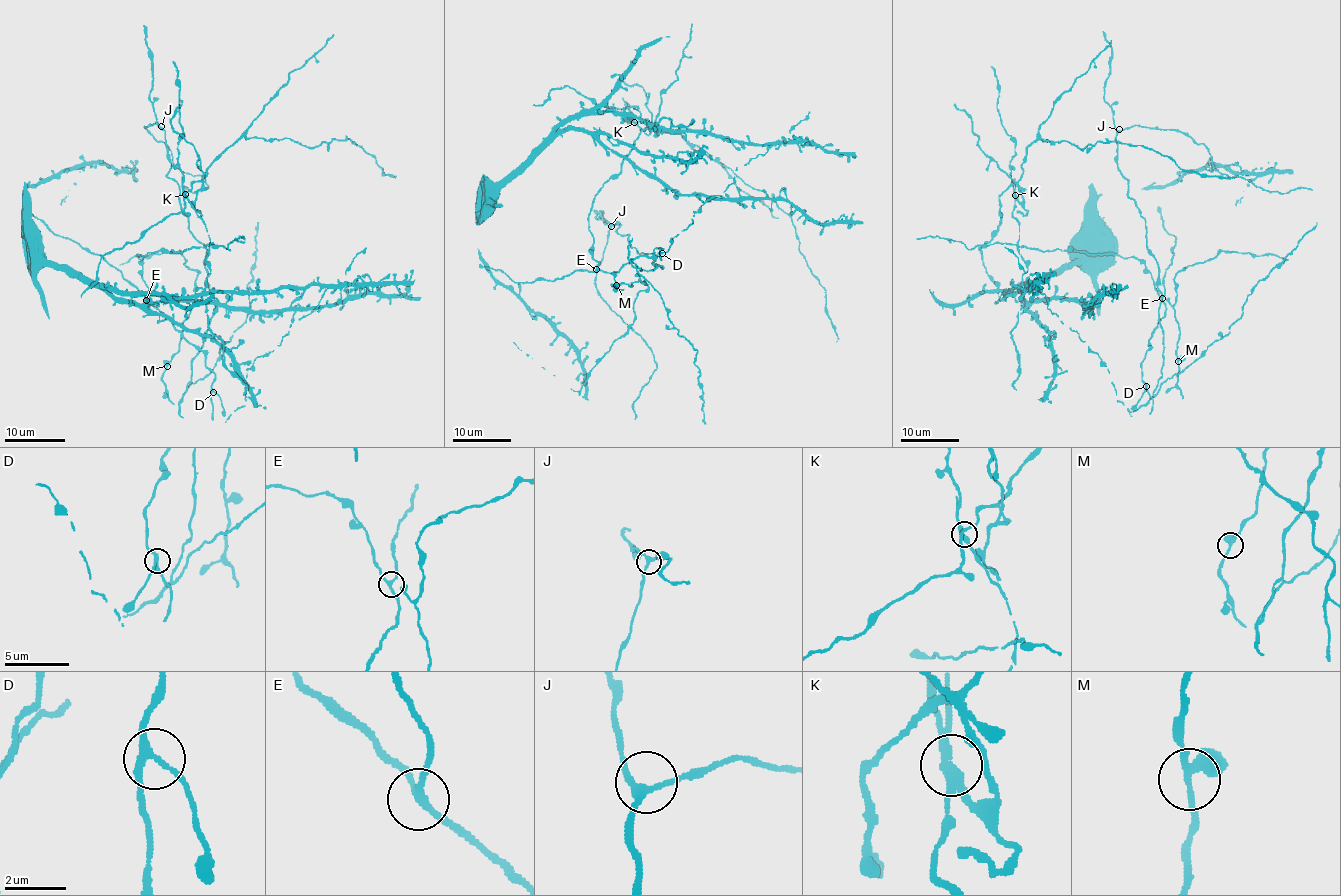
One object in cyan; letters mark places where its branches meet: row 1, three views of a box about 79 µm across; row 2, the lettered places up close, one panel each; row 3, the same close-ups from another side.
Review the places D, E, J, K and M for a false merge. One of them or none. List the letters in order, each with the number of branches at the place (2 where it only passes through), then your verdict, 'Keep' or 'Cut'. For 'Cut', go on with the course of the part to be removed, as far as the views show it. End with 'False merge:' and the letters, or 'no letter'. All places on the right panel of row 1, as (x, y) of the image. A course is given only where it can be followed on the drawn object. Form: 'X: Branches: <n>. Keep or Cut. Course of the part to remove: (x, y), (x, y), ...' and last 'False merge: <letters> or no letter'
D: Branches: 3. Keep
E: Branches: 3. Keep
J: Branches: 3. Keep
K: Branches: 3. Cut. Course of the part to remove: (1016, 195), (1020, 202), (1023, 201), (1016, 183), (978, 145), (972, 119), (953, 105)
M: Branches: 3. Keep
False merge: K

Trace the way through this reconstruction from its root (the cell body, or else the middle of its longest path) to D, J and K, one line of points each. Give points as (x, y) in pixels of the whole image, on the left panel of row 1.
D: (143, 258), (141, 275), (147, 288), (147, 300), (204, 354), (204, 365), (215, 375), (213, 392)
J: (143, 258), (147, 300), (203, 350), (215, 306), (206, 248), (167, 176), (161, 126)
K: (143, 258), (138, 255), (173, 249), (182, 252), (209, 245), (206, 224), (185, 194)

